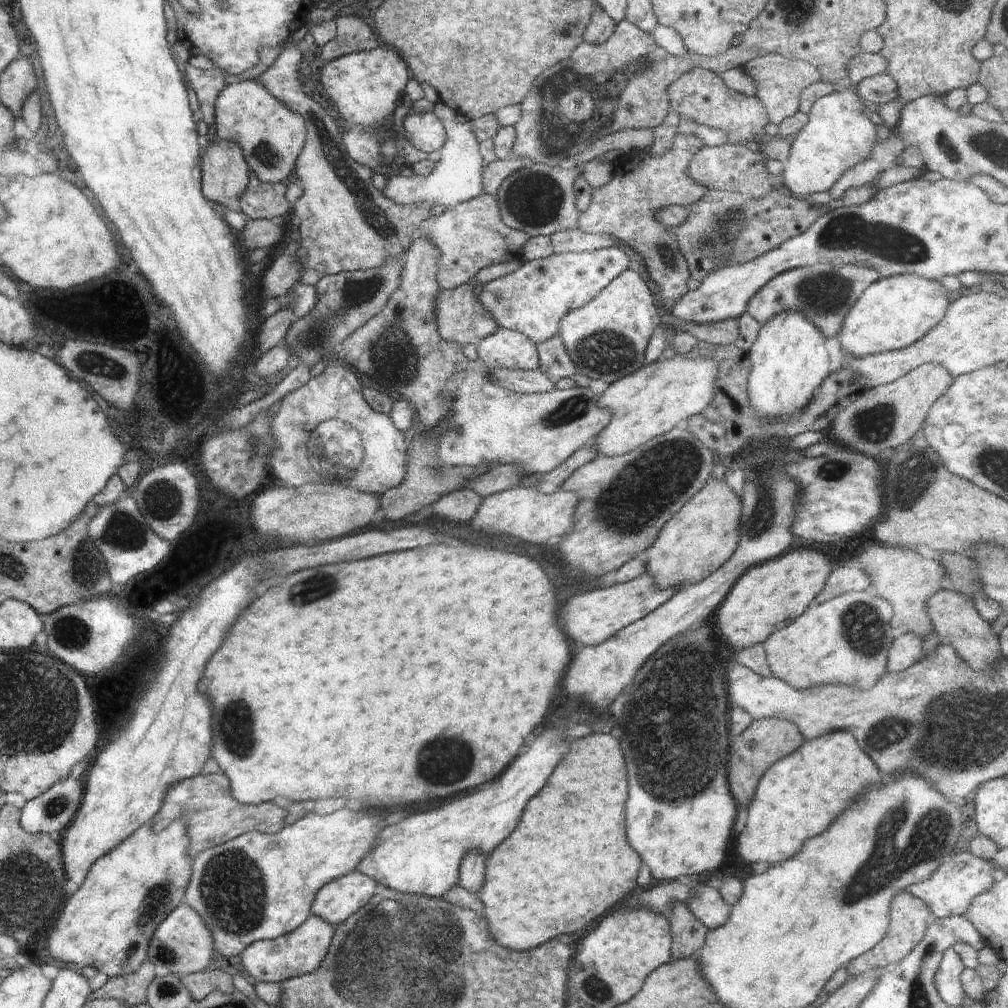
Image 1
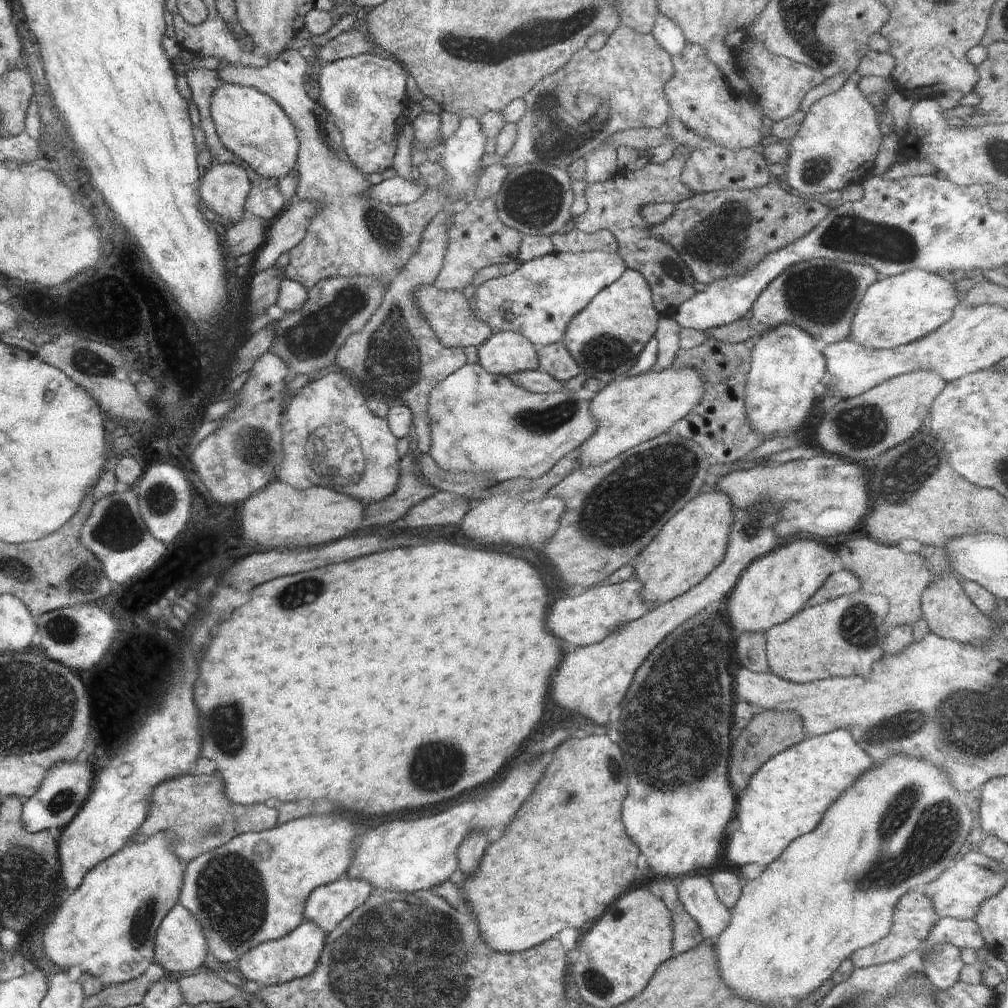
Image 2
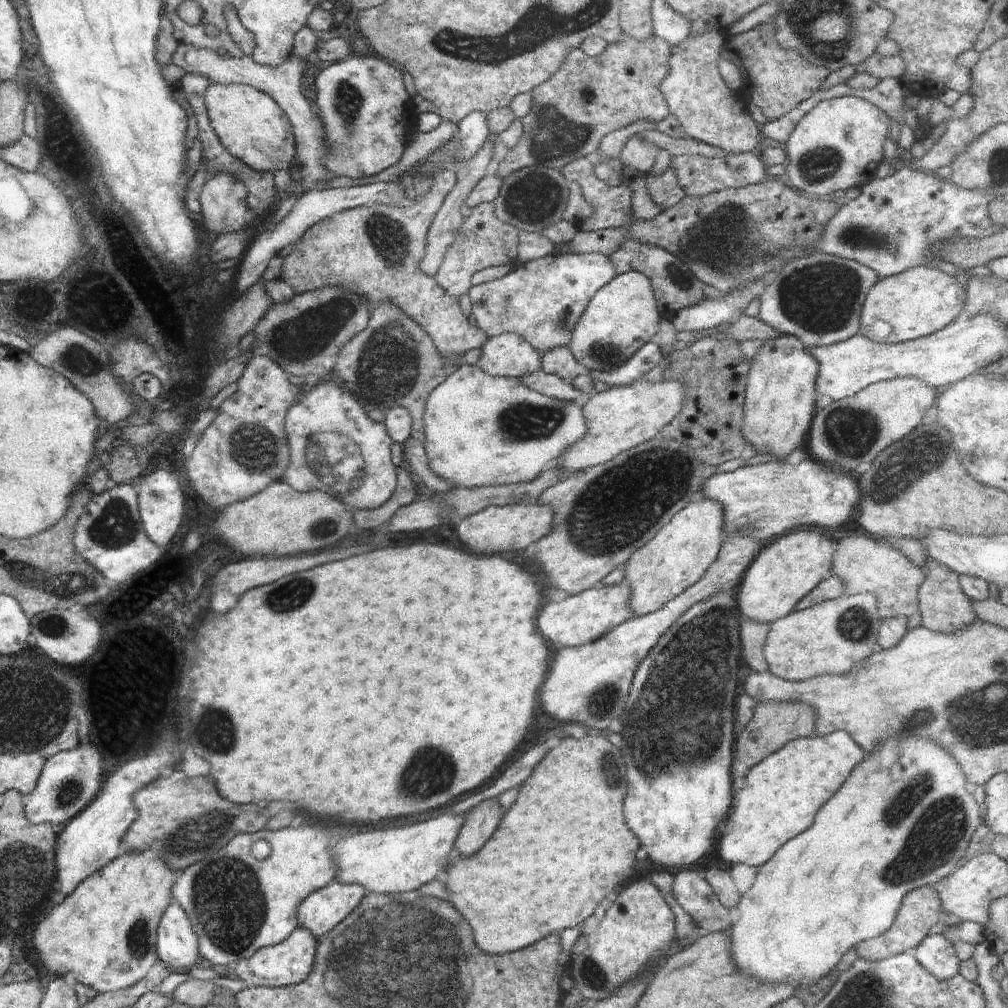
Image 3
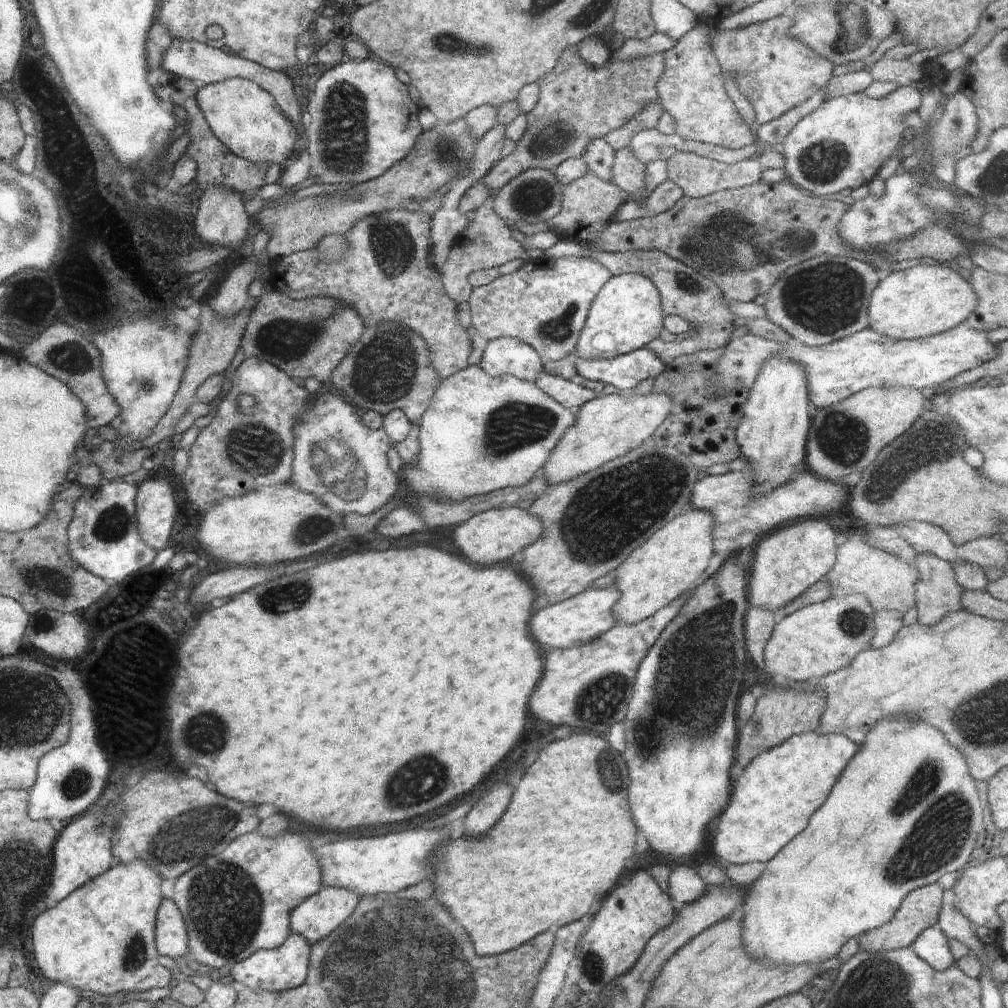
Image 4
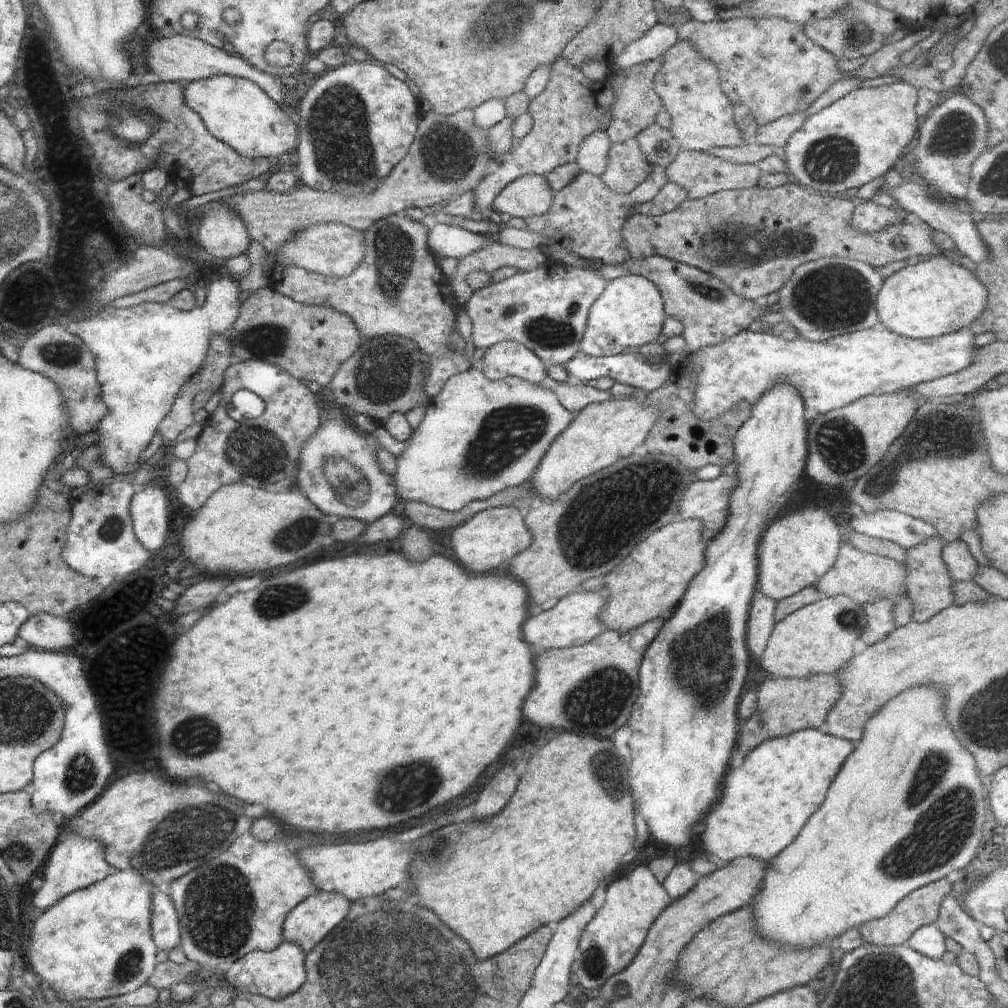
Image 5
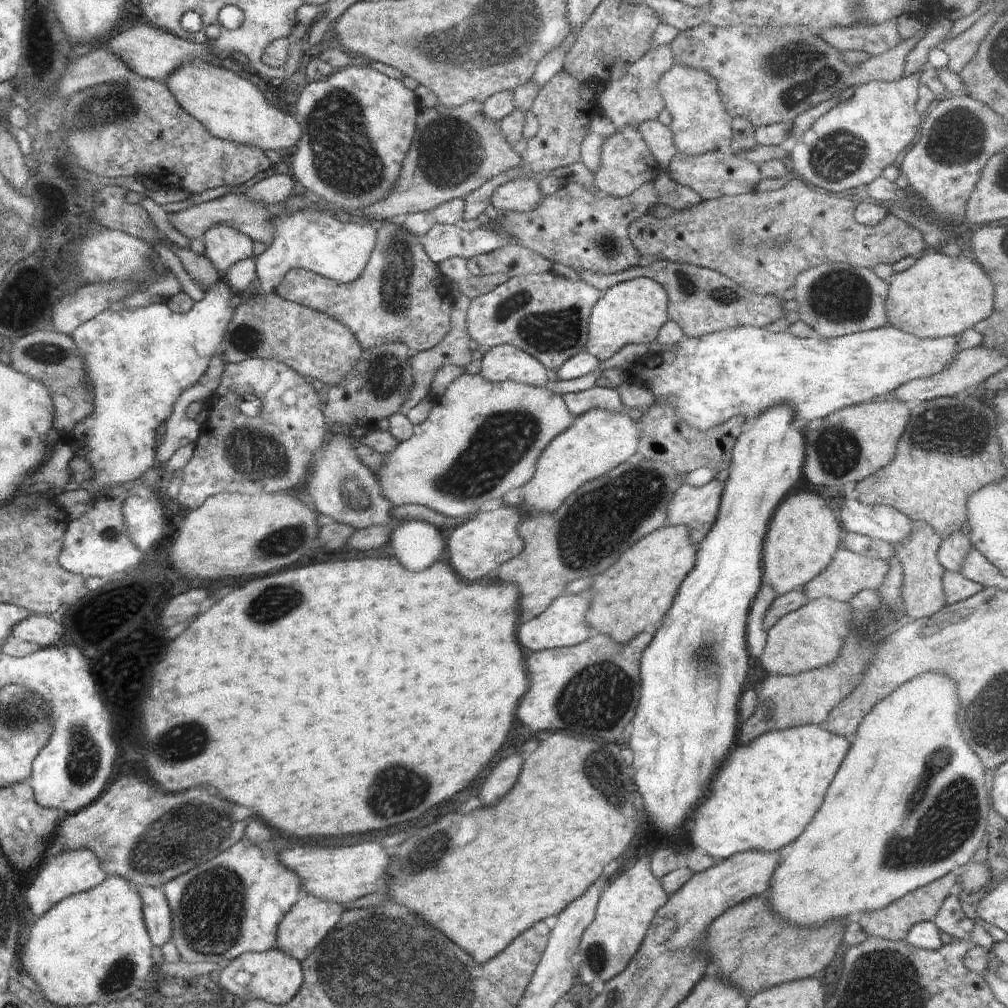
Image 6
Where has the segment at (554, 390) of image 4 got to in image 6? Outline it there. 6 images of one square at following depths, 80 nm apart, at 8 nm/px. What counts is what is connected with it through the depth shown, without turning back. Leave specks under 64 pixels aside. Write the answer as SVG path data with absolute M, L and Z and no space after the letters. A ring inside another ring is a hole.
M593 387L577 393L567 393L562 396L571 414L577 418L592 409L604 409L611 413L628 414L628 408L620 399L618 389L607 387Z

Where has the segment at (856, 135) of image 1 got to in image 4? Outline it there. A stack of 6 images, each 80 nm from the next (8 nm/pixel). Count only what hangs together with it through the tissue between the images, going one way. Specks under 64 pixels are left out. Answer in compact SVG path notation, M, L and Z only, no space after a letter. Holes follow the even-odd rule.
M900 85L894 92L884 98L872 98L864 93L839 93L837 97L822 102L817 110L792 128L786 136L780 149L785 159L786 179L792 185L817 196L836 194L846 188L852 191L860 186L868 185L878 173L878 170L890 160L890 156L900 149L904 138L911 135L904 123L904 118L920 108L922 105L922 90Z

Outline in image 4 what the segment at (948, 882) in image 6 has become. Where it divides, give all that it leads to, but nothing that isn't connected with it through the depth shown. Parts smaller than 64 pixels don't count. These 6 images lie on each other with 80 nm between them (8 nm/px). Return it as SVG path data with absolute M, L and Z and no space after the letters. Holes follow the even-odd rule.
M937 883L912 890L904 898L896 915L888 924L884 924L884 926L880 926L876 930L870 930L870 932L864 932L864 934L858 936L858 942L860 942L862 950L870 952L870 954L878 954L878 952L892 952L892 950L902 950L902 948L911 947L912 942L924 930L938 925L939 915L944 906L942 903L943 891Z

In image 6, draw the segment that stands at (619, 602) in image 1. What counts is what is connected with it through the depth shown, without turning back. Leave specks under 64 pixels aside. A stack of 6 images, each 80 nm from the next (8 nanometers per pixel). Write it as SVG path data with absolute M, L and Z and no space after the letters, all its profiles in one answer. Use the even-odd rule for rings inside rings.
M562 592L542 614L537 617L522 619L517 628L518 642L525 652L536 652L544 649L557 649L576 646L594 634L585 621L585 614L591 603L591 596L575 595Z

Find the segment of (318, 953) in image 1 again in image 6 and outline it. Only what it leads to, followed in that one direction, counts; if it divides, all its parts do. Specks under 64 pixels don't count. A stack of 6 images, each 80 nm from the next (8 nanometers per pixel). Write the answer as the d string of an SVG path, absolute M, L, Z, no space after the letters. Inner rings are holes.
M270 949L263 953L248 952L242 953L236 960L232 960L224 968L216 973L220 991L227 995L228 998L238 996L243 1001L251 999L262 999L263 1001L276 1005L288 1005L290 1001L301 990L304 984L304 968L301 962L284 950Z

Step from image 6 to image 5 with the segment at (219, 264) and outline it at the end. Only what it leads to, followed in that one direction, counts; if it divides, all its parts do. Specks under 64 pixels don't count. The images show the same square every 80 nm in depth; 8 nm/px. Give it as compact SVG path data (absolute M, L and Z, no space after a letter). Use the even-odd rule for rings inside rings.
M228 201L210 202L210 208L202 214L202 218L197 221L197 224L198 226L193 231L193 235L204 246L210 256L228 260L246 254L249 250L252 241L249 230Z

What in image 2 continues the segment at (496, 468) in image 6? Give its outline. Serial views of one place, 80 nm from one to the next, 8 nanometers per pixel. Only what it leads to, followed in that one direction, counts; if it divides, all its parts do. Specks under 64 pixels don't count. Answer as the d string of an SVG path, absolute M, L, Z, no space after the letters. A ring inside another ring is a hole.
M479 362L473 364L466 363L462 368L456 370L456 372L449 374L431 390L428 402L427 414L429 415L431 436L431 445L428 454L434 459L434 462L442 468L443 471L481 475L489 479L492 483L509 481L510 479L520 477L537 479L544 476L544 474L550 470L550 467L554 466L565 454L572 452L574 449L578 450L579 446L583 442L586 442L586 440L590 438L590 435L593 435L597 429L596 421L592 418L589 411L590 401L584 400L580 392L578 392L578 394L572 394L572 391L564 390L550 394L533 393L512 383L507 376L489 373L482 368Z

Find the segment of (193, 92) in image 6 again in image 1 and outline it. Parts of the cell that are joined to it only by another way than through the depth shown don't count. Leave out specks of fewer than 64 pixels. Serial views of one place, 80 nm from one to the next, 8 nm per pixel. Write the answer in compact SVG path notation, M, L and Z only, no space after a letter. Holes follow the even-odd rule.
M257 80L230 83L217 98L215 106L216 138L233 141L242 150L250 175L265 183L286 180L307 137L305 120L292 108L278 100Z

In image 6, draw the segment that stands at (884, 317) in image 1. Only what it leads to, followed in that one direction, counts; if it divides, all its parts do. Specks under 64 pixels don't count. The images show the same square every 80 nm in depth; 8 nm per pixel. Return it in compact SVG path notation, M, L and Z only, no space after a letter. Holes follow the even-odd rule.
M929 248L909 269L891 278L885 299L889 324L922 338L958 337L994 310L995 290L986 271L965 252L950 257L941 249Z

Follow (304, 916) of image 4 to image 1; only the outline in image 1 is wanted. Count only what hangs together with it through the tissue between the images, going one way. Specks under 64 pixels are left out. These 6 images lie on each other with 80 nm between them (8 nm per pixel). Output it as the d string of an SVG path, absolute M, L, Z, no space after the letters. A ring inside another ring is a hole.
M354 870L346 873L318 891L311 915L320 916L336 926L370 902L379 887L376 879L361 872Z

